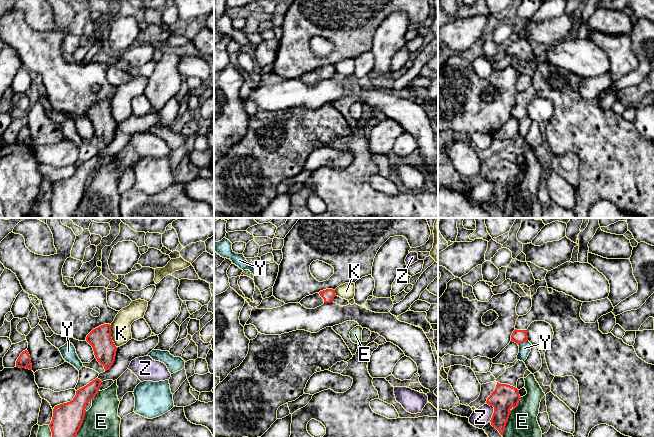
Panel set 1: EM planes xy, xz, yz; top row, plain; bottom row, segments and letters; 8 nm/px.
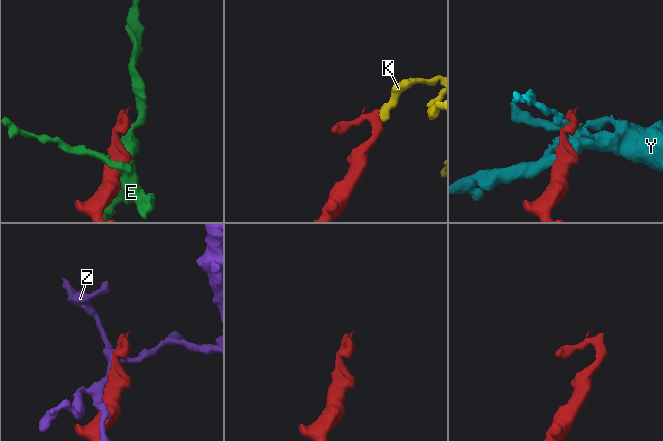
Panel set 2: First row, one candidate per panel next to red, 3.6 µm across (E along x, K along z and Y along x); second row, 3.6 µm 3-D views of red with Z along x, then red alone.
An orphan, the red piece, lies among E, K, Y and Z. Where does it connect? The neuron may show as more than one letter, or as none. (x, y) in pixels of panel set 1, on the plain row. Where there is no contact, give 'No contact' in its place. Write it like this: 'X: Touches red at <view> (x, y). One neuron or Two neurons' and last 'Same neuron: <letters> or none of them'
E: Touches red at yz (508, 193). Two neurons
K: Touches red at xy (110, 112). Two neurons
Y: Touches red at yz (522, 118). Two neurons
Z: Touches red at yz (494, 186). Two neurons
Same neuron: none of them

